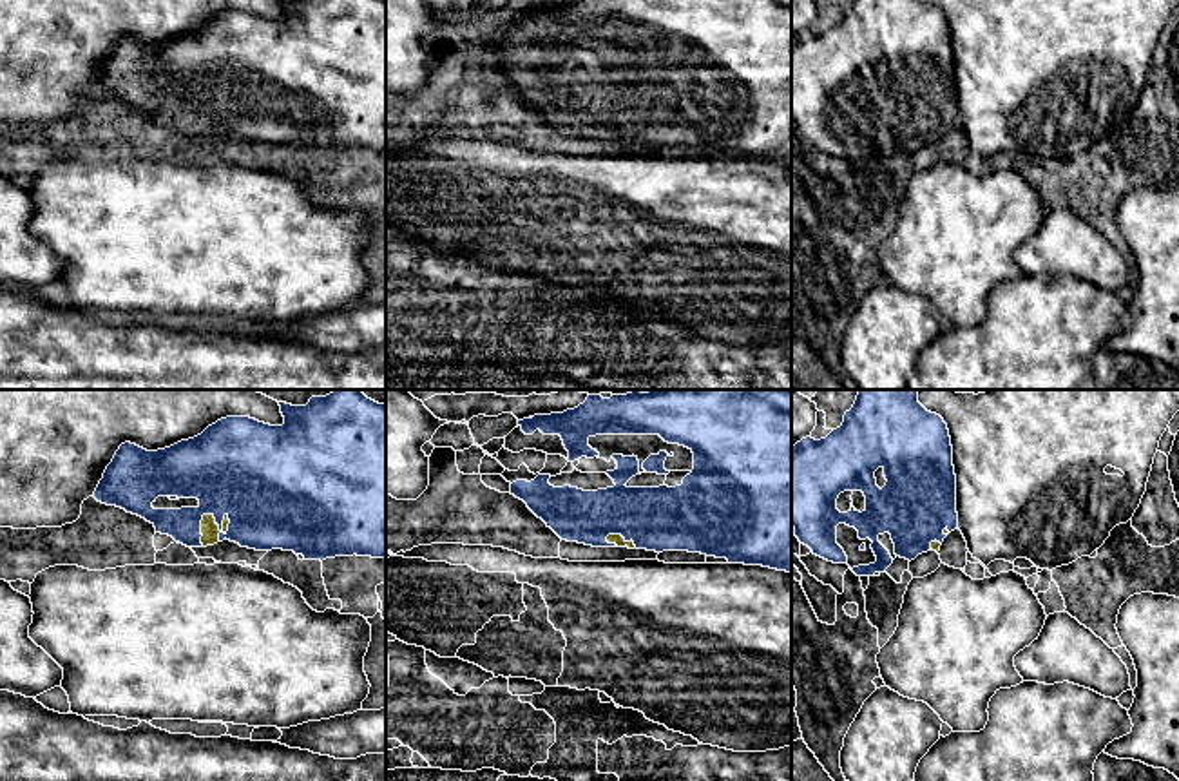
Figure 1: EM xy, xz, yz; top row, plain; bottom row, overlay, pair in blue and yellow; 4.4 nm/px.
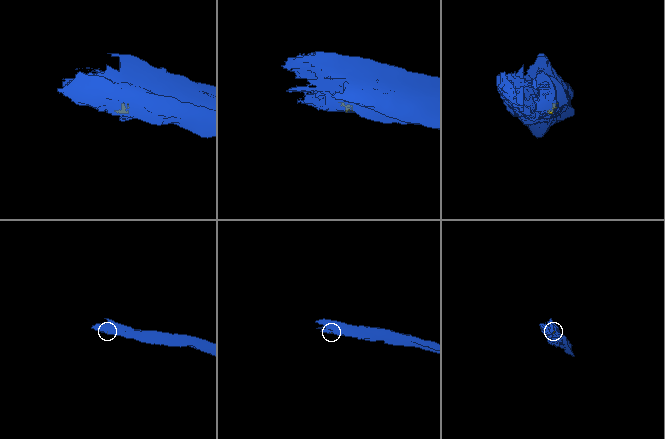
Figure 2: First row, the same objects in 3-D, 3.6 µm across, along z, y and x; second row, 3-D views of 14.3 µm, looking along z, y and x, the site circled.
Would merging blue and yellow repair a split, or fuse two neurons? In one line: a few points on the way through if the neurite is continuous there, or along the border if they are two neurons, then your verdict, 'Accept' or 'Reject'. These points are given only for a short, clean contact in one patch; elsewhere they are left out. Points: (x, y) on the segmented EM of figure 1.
Path across: xy (236, 466), (229, 490), (205, 513), (210, 531). Accept

